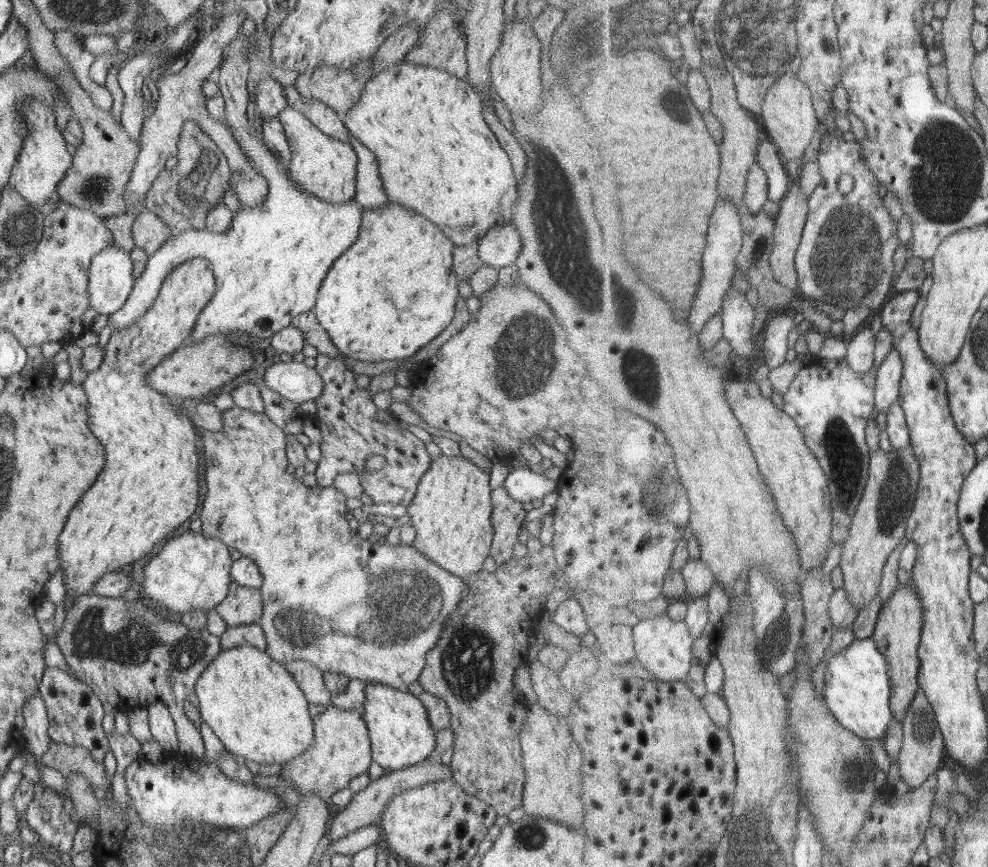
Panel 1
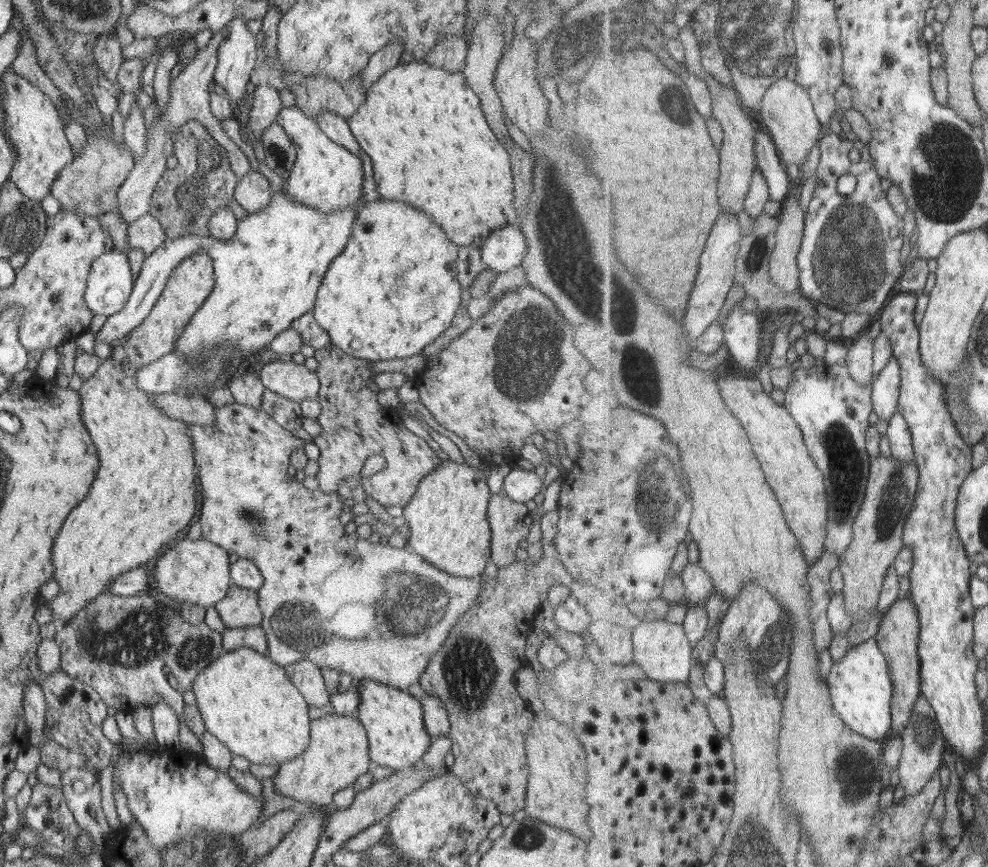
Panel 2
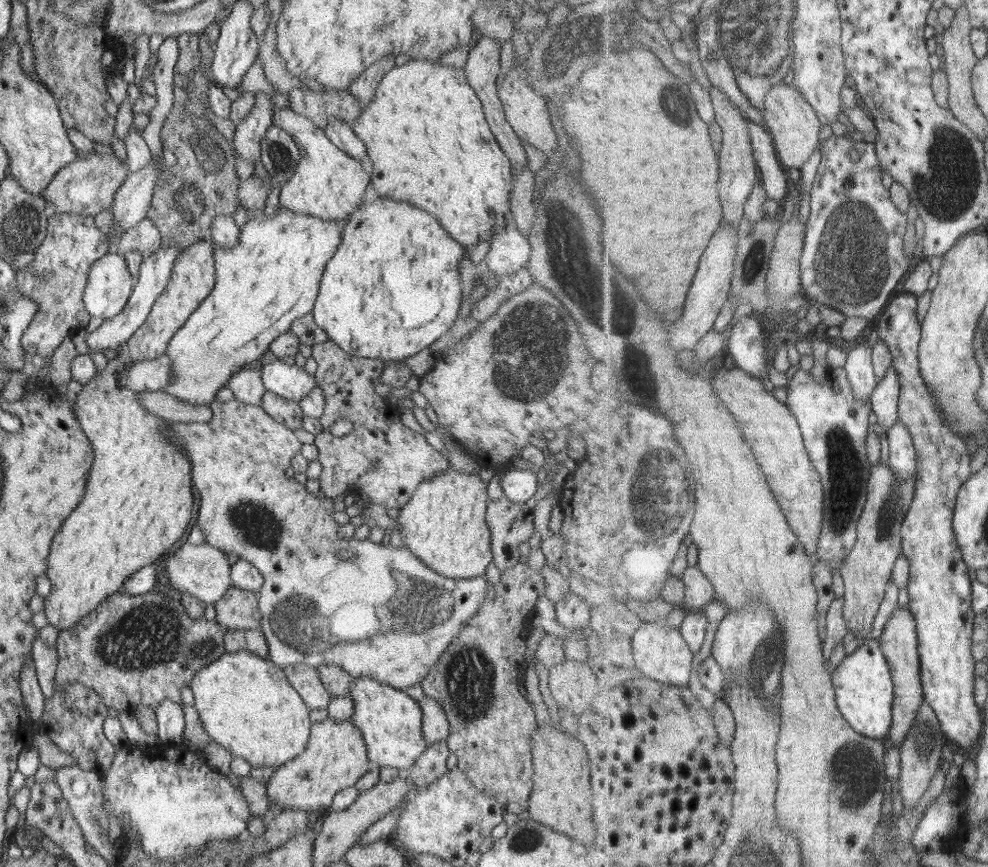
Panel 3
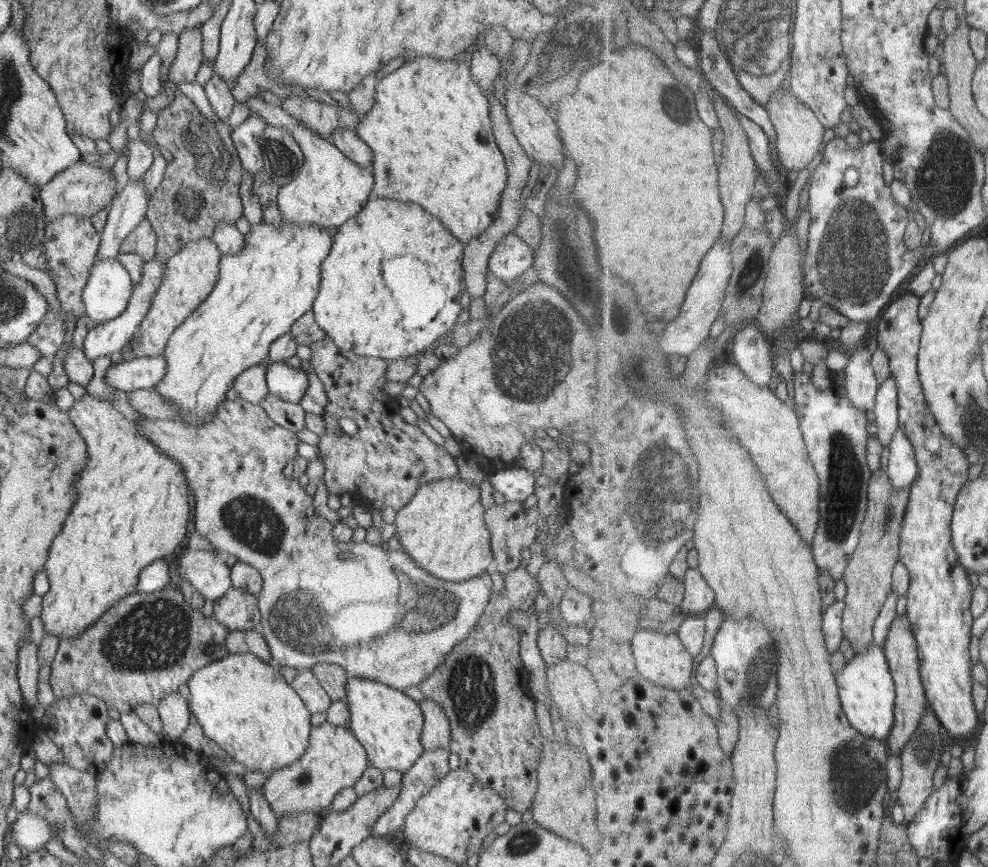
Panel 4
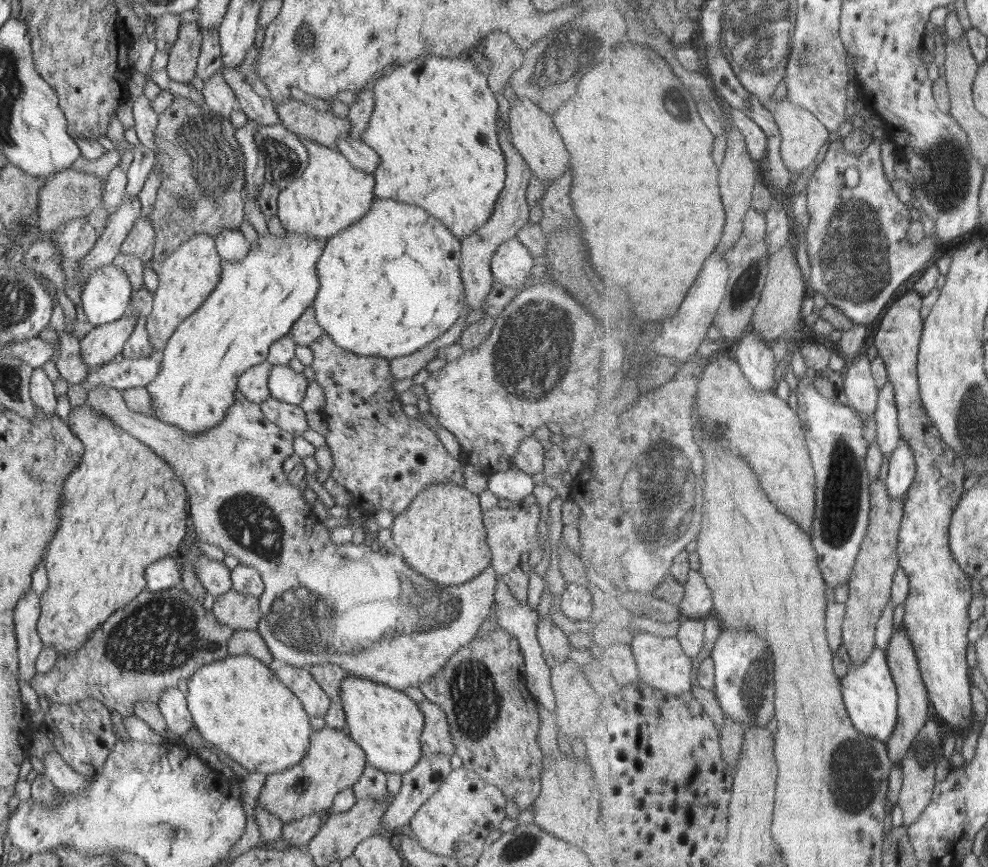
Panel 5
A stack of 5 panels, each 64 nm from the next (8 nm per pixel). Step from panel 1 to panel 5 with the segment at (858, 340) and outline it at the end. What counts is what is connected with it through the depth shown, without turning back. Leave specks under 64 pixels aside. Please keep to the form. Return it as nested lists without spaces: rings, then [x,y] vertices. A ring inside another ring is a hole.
[[[859,355],[848,365],[843,390],[850,406],[862,415],[875,415],[880,402],[880,390],[871,370],[871,358]]]

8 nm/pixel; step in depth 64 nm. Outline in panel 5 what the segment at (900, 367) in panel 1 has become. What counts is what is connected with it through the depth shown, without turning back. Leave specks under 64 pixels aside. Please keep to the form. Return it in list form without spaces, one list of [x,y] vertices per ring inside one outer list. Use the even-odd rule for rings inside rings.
[[[889,380],[880,390],[880,402],[874,415],[877,423],[877,442],[888,460],[899,448],[902,440],[900,414],[895,385]]]

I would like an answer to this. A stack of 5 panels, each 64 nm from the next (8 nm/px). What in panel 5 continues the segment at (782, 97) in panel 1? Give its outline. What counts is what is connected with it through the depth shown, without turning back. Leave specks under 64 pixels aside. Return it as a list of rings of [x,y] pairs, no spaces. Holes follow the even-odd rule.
[[[784,97],[770,105],[783,134],[782,156],[787,166],[795,173],[801,173],[805,168],[809,168],[813,162],[817,163],[817,158],[821,154],[821,148],[829,142],[829,128],[819,120],[819,117],[811,110],[795,105],[791,99]]]

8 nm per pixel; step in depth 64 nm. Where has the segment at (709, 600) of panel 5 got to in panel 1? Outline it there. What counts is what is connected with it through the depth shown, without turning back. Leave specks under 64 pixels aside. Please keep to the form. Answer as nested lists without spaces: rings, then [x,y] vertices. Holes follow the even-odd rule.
[[[701,558],[691,559],[681,571],[689,590],[687,599],[708,597],[711,589],[718,584],[717,575]]]

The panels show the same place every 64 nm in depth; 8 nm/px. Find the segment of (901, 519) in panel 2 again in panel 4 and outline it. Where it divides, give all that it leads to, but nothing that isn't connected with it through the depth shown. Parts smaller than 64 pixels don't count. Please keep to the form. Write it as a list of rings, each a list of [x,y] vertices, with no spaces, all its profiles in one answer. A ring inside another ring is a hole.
[[[885,470],[874,472],[869,491],[869,511],[863,521],[862,542],[847,565],[845,580],[849,594],[845,596],[843,627],[847,640],[853,643],[855,654],[867,653],[875,642],[874,626],[877,617],[894,592],[894,572],[899,564],[902,545],[902,526],[911,500],[911,487],[895,487]]]

